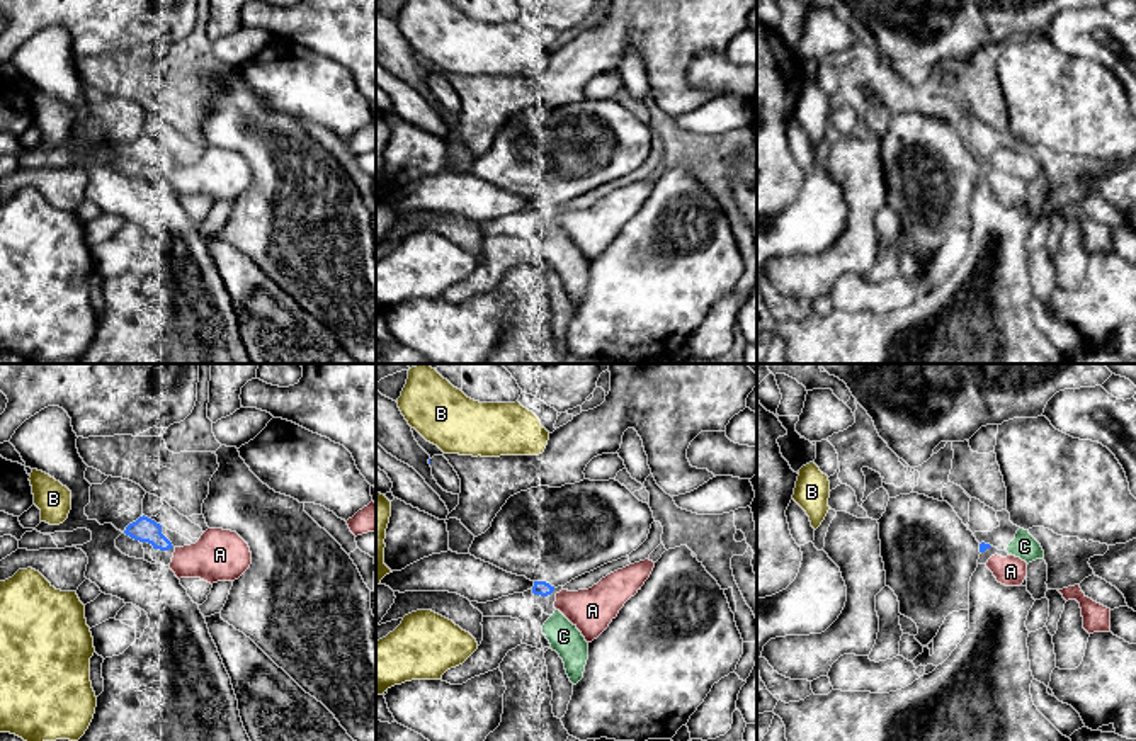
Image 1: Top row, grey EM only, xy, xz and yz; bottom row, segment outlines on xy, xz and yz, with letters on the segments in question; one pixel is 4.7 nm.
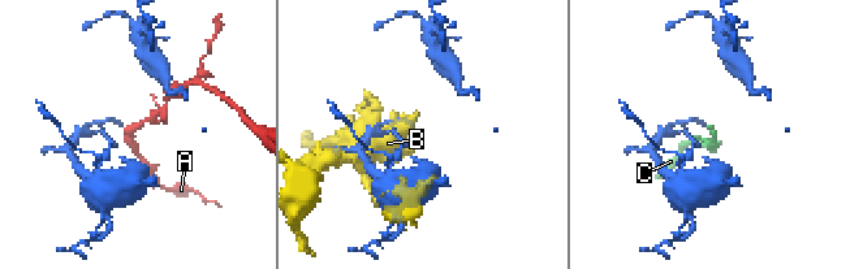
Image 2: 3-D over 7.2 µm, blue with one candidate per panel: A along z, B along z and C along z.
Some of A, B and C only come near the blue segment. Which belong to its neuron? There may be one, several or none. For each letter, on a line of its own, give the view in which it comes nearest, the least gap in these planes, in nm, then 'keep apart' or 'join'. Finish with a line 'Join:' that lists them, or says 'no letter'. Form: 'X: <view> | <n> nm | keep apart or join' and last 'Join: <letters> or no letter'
A: xy | 20 nm | keep apart
B: xz | 70 nm | keep apart
C: yz | 80 nm | join
Join: C

